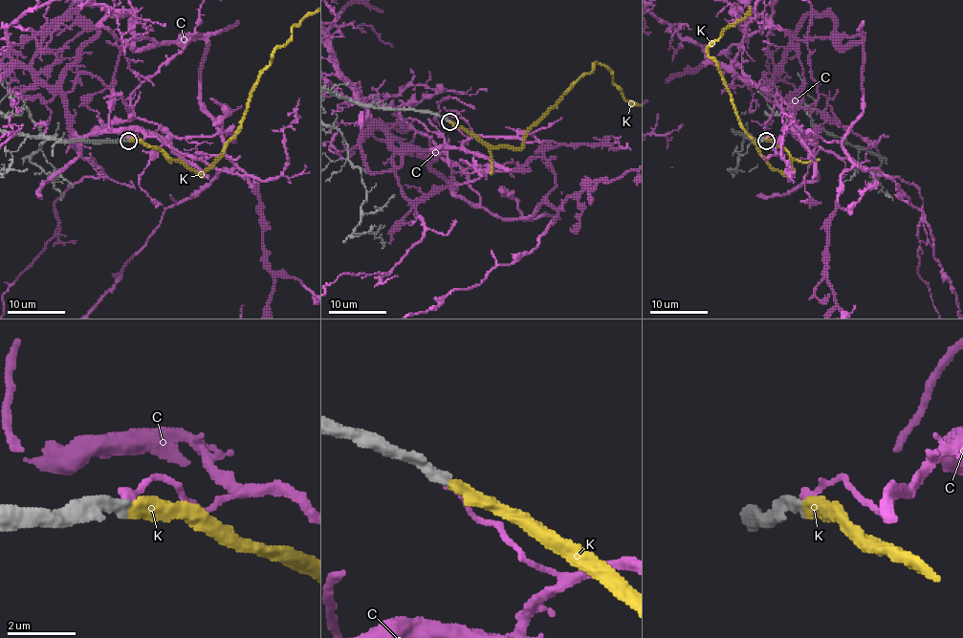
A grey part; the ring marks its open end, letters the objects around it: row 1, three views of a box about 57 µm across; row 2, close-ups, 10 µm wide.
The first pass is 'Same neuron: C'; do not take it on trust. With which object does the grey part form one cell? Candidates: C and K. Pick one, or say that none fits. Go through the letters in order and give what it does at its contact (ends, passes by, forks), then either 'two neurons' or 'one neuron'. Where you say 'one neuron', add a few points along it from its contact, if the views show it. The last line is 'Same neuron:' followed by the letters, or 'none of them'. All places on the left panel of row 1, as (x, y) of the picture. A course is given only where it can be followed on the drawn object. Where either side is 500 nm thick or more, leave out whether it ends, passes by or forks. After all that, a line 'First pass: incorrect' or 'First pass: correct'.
C: it ends | two neurons
K: it ends | one neuron | via (128, 140), (155, 145), (201, 174), (234, 134), (276, 49), (305, 16)
Same neuron: K
First pass: incorrect

